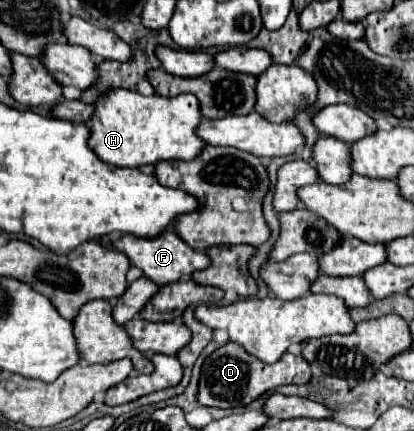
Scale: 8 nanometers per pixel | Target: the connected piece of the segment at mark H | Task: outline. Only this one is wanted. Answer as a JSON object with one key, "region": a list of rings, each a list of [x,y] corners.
{"region":[[[108,89],[96,99],[88,143],[102,161],[118,167],[154,165],[156,161],[170,159],[186,161],[194,159],[204,147],[204,141],[194,133],[200,119],[198,99],[188,93],[168,99],[160,95],[144,97],[130,89]]]}

